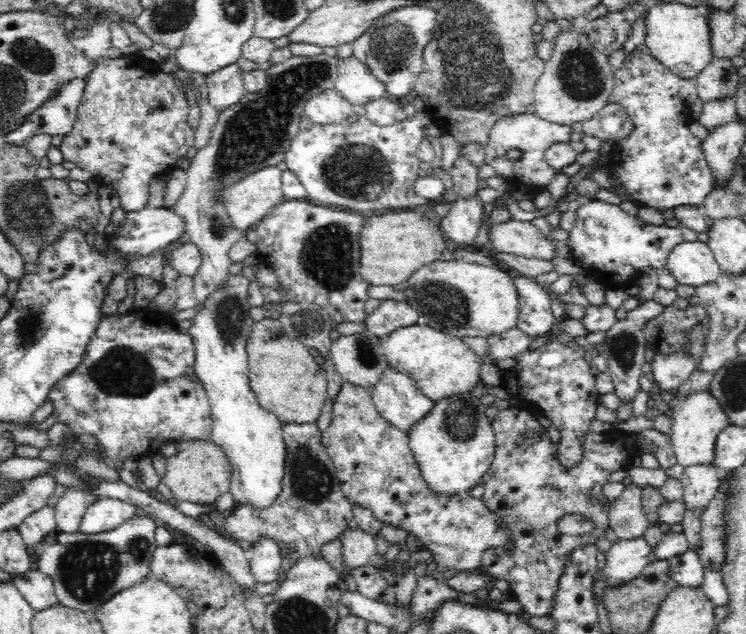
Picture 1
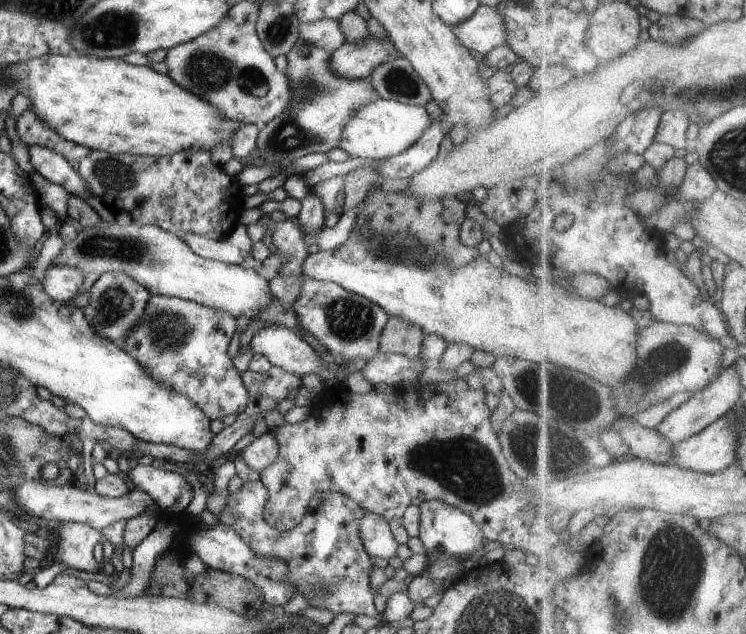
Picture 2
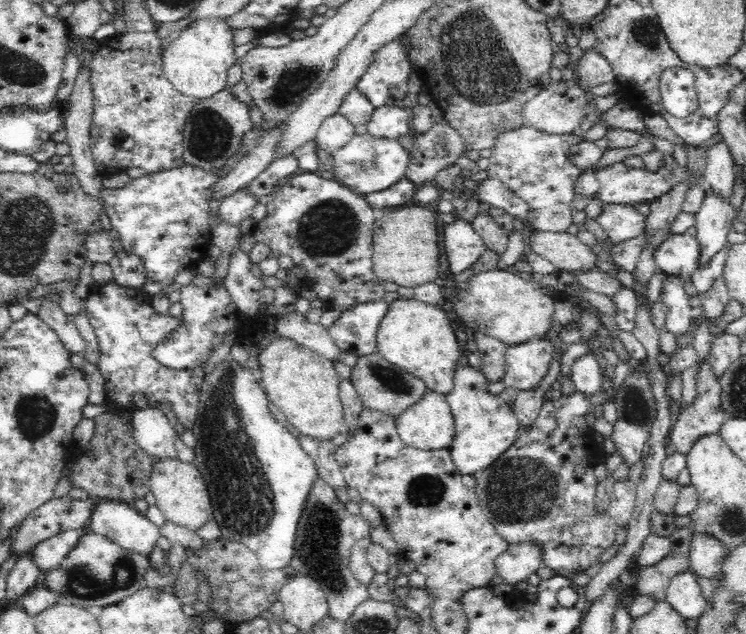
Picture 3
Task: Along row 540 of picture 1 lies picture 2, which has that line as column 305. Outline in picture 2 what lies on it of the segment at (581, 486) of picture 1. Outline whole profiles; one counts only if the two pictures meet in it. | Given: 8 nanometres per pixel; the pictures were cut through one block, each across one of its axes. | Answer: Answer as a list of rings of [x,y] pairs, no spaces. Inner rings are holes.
[[[260,479],[246,481],[238,492],[230,493],[227,496],[219,522],[231,526],[259,557],[278,557],[284,561],[289,568],[287,583],[290,590],[293,594],[299,593],[309,598],[312,606],[332,610],[335,616],[341,612],[366,614],[366,616],[372,617],[380,616],[373,601],[375,594],[372,594],[370,589],[370,574],[372,574],[374,563],[367,554],[359,533],[359,522],[366,512],[362,506],[356,504],[352,498],[336,491],[316,492],[306,506],[307,511],[303,519],[294,528],[280,532],[264,520],[263,510],[268,497],[269,490]]]

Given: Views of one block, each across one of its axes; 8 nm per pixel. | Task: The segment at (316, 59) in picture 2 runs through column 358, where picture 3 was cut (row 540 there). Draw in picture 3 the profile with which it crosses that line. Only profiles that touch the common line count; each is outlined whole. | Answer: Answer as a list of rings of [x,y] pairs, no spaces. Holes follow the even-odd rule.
[[[88,531],[78,541],[78,544],[70,550],[56,570],[46,571],[42,574],[41,584],[56,593],[60,597],[60,602],[98,612],[104,607],[114,605],[131,596],[139,589],[146,588],[147,583],[144,580],[144,574],[149,567],[151,565],[148,556],[124,550],[111,540]]]

